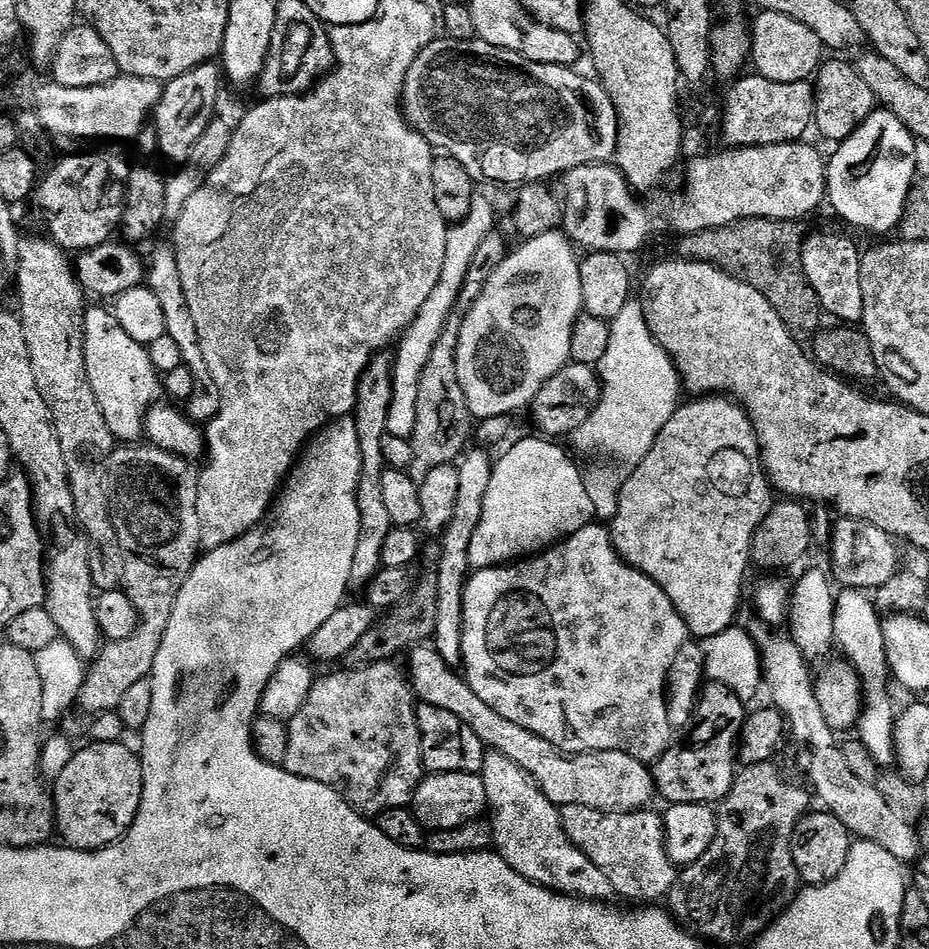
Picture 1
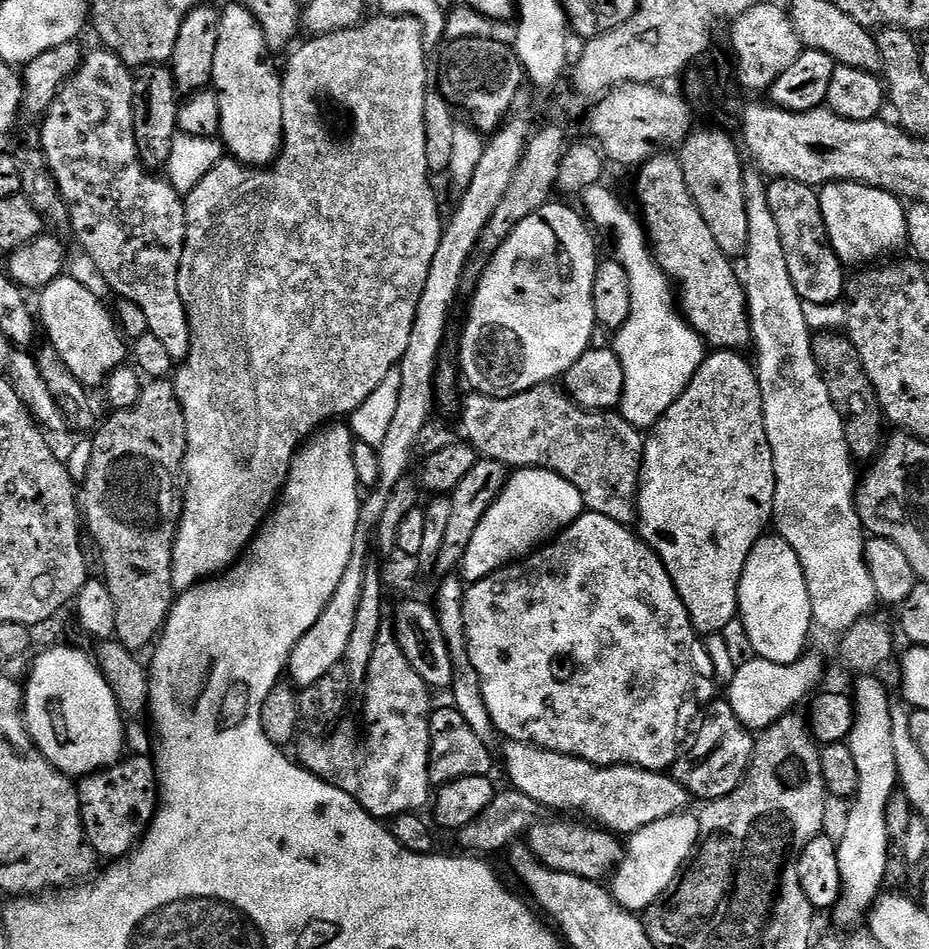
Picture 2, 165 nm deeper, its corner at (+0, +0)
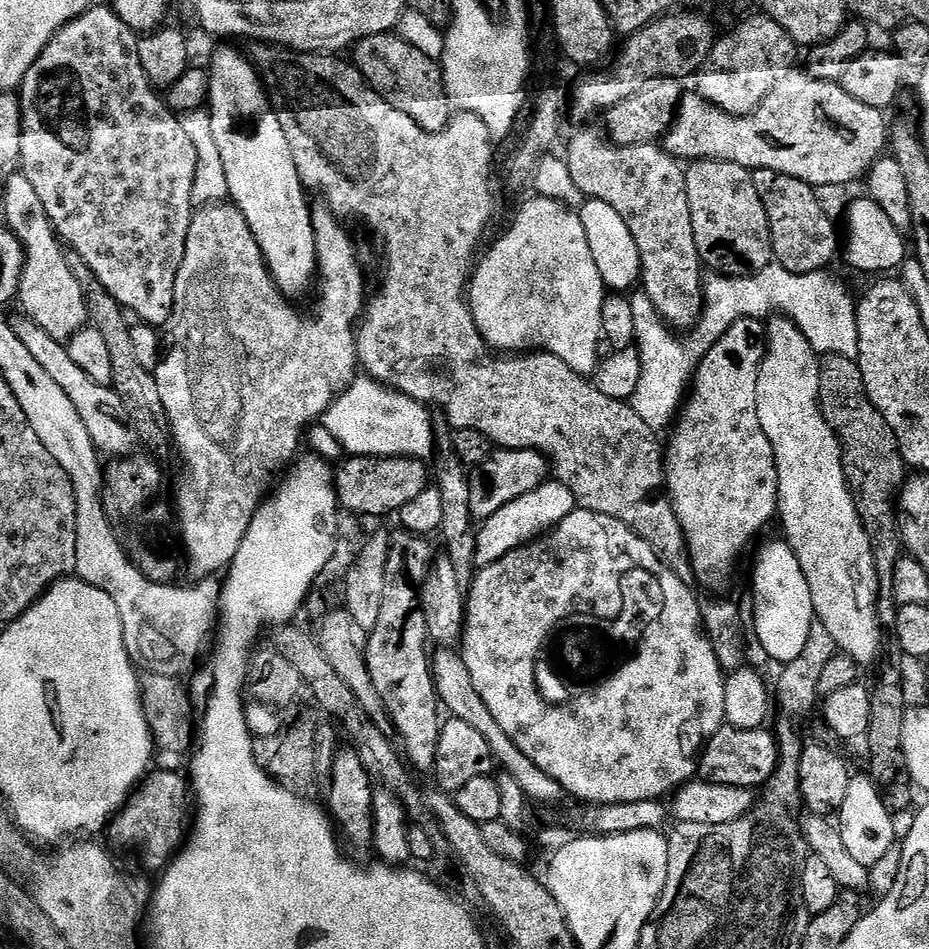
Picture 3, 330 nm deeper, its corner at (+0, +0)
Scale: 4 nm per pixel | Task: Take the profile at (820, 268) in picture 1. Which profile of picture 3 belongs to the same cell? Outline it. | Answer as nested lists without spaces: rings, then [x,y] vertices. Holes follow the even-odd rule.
[[[761,168],[752,172],[752,181],[762,198],[762,206],[766,206],[775,263],[794,274],[825,271],[836,252],[836,228],[816,197],[817,189],[798,178],[790,178],[790,174]]]

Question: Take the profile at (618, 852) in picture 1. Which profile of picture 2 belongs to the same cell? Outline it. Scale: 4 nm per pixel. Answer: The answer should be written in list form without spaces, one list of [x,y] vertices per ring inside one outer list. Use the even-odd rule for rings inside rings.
[[[568,818],[545,819],[534,825],[526,833],[526,843],[530,851],[550,870],[581,876],[587,880],[603,881],[620,863],[622,844],[613,833],[599,827],[584,824],[571,824]]]

